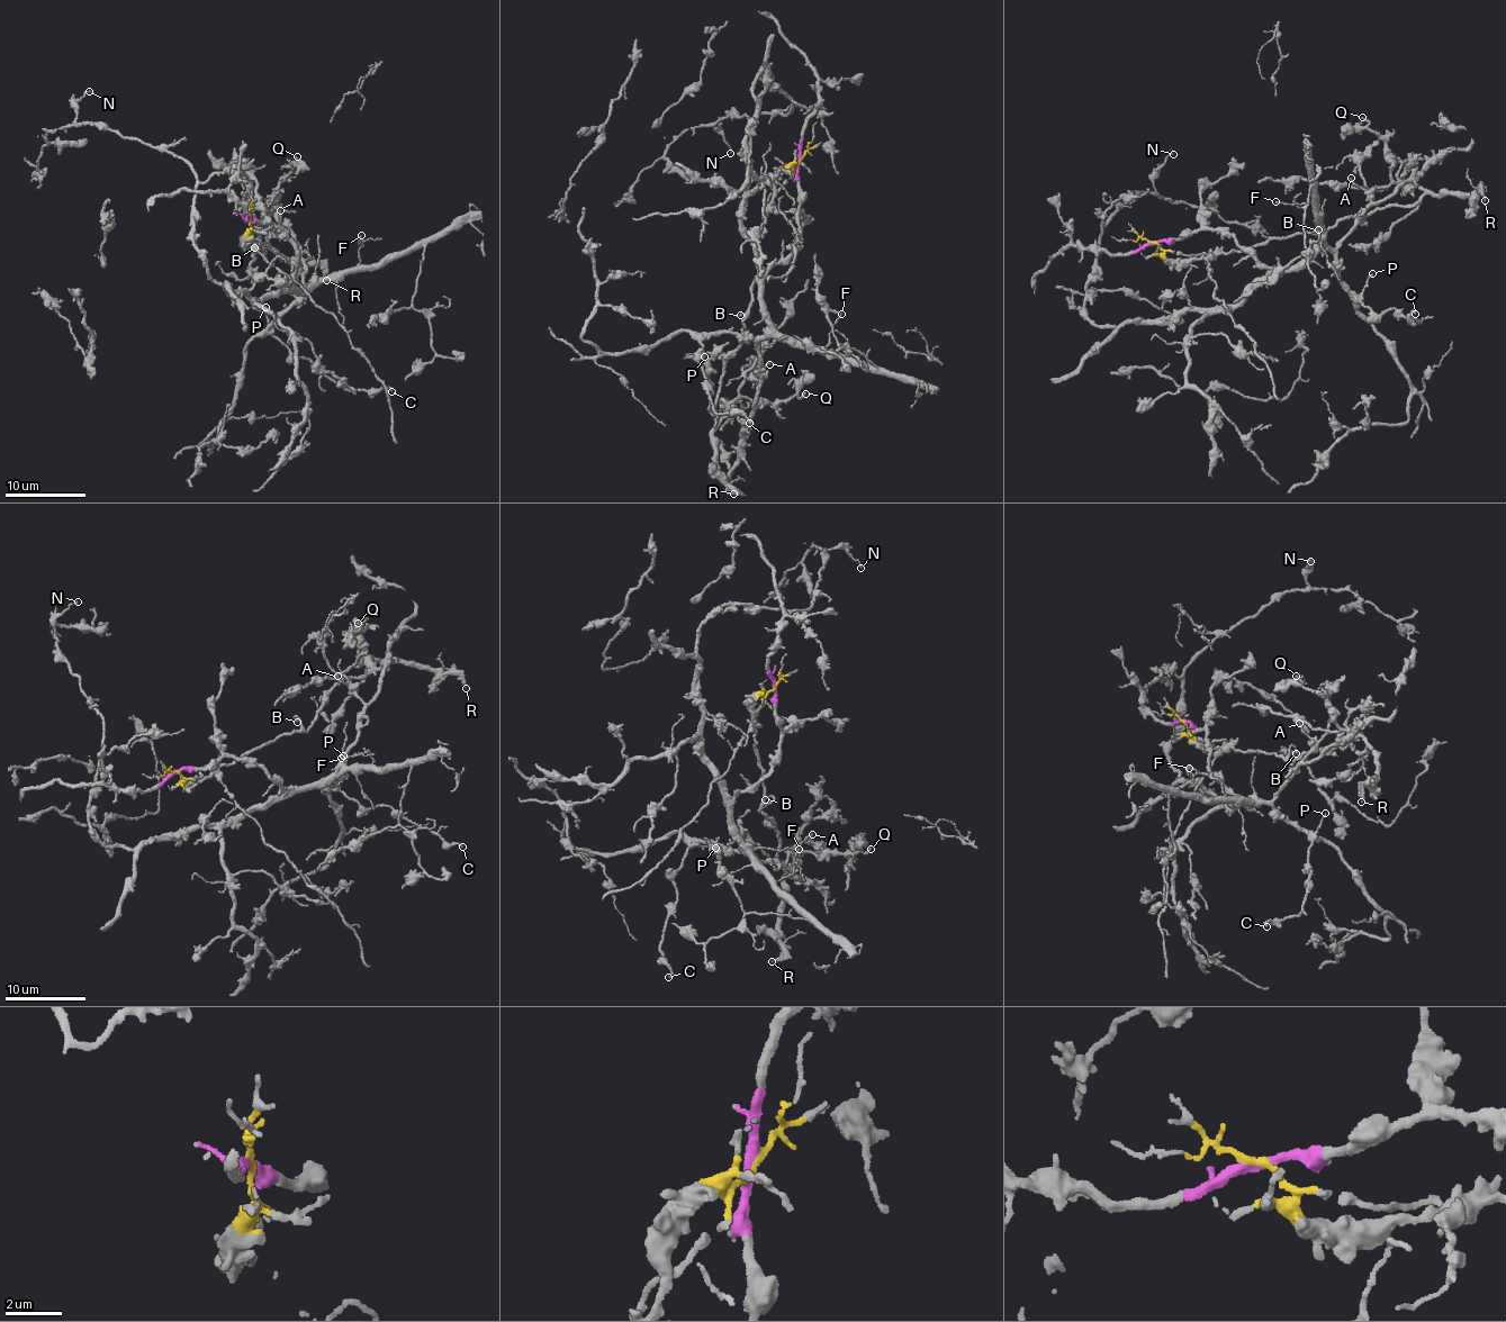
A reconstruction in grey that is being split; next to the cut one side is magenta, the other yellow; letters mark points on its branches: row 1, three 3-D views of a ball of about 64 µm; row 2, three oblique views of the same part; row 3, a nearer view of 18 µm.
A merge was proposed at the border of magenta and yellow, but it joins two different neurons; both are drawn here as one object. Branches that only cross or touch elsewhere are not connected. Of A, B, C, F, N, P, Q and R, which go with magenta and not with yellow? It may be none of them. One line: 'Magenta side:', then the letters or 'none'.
Magenta side: A, C, F, N, P

